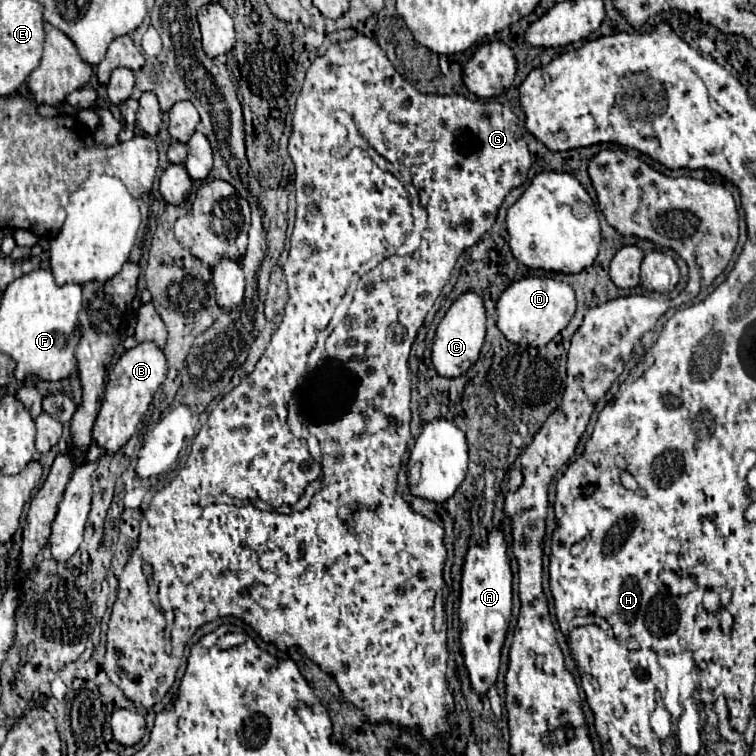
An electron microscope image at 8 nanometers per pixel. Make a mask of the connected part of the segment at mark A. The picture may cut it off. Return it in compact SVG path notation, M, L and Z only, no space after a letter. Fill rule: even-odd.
M491 530L483 544L471 546L461 566L461 596L459 596L459 622L461 622L461 648L465 656L465 668L469 672L471 688L477 694L487 690L497 680L501 648L507 634L507 616L511 616L511 568L505 552L505 538L501 530Z

